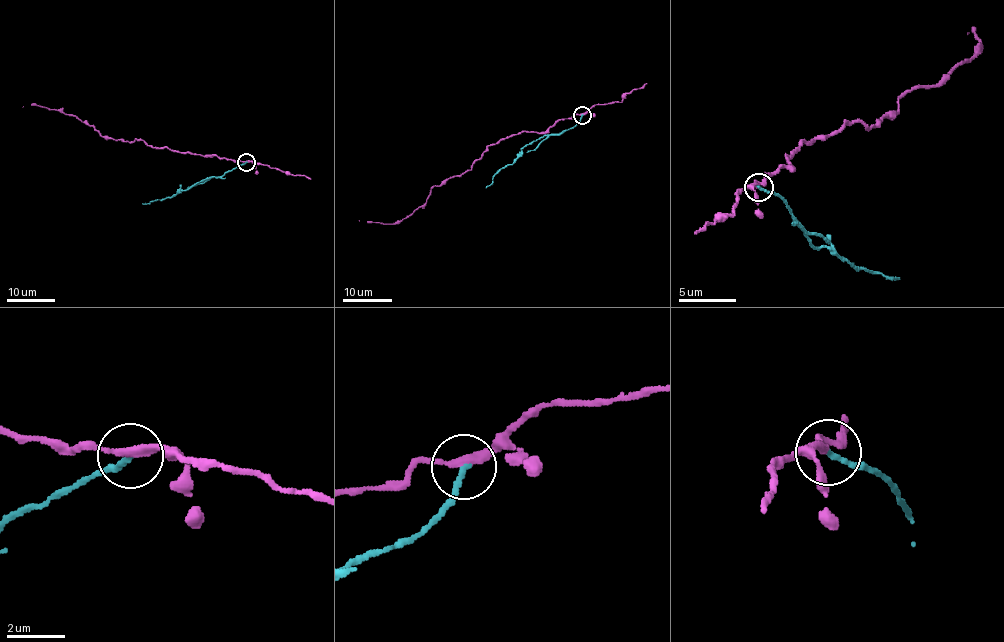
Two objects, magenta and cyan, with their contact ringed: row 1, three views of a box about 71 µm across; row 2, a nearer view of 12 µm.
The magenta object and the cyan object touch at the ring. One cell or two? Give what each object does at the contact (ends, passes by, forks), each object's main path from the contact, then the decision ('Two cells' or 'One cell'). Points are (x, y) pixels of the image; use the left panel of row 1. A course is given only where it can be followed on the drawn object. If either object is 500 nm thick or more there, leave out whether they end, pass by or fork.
At the ring magenta passes by. At the ring cyan ends. Course of magenta: (246, 162), (155, 148), (142, 140), (105, 138), (92, 125), (75, 116), (35, 105), (22, 107). Course of cyan: (246, 162), (220, 176), (206, 178), (180, 190), (171, 198), (143, 204). Two cells

